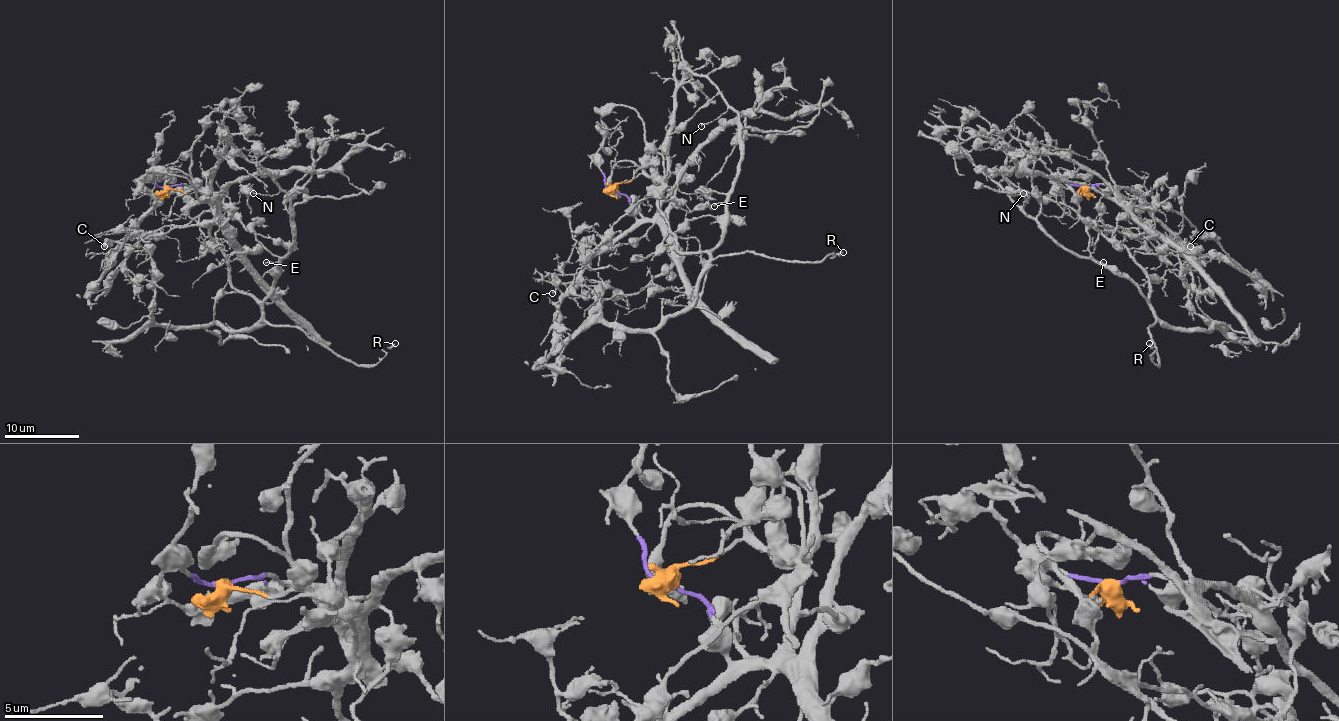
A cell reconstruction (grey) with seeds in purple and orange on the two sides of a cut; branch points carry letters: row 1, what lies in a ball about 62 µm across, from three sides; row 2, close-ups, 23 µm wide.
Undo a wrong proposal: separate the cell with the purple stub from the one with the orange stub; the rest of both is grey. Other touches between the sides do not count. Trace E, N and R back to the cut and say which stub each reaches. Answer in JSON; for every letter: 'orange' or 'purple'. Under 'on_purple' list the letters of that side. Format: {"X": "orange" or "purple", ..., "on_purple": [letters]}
{"E": "orange", "N": "orange", "R": "orange", "on_purple": []}

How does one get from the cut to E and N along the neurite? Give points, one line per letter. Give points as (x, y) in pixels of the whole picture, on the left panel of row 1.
E: (165, 186), (197, 190), (212, 211), (210, 235), (241, 293), (262, 300), (271, 291), (277, 265), (266, 263)
N: (165, 186), (204, 199), (228, 278), (262, 300), (292, 242), (292, 201), (281, 192), (253, 194)

